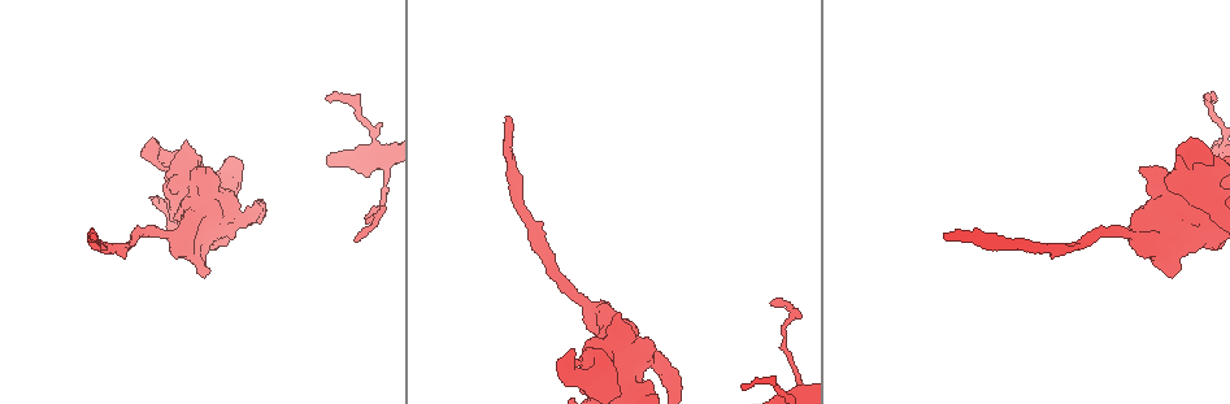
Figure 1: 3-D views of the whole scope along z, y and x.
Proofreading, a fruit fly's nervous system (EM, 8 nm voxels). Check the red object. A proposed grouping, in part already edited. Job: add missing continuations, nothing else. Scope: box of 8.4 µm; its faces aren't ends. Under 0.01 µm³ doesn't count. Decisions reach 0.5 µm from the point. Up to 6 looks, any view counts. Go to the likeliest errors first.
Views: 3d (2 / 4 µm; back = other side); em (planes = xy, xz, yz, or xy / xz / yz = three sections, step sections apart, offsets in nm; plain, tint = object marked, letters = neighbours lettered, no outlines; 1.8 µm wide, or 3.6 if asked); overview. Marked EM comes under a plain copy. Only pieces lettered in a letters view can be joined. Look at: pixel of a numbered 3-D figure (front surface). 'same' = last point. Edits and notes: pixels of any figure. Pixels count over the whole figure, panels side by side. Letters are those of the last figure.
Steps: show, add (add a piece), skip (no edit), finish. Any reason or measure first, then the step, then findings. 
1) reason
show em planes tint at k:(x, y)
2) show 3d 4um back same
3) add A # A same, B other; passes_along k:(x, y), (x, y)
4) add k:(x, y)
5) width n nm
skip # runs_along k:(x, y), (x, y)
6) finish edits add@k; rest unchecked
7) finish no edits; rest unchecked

end of a long branch
show em yz step 8 letters at 1:(944, 236)

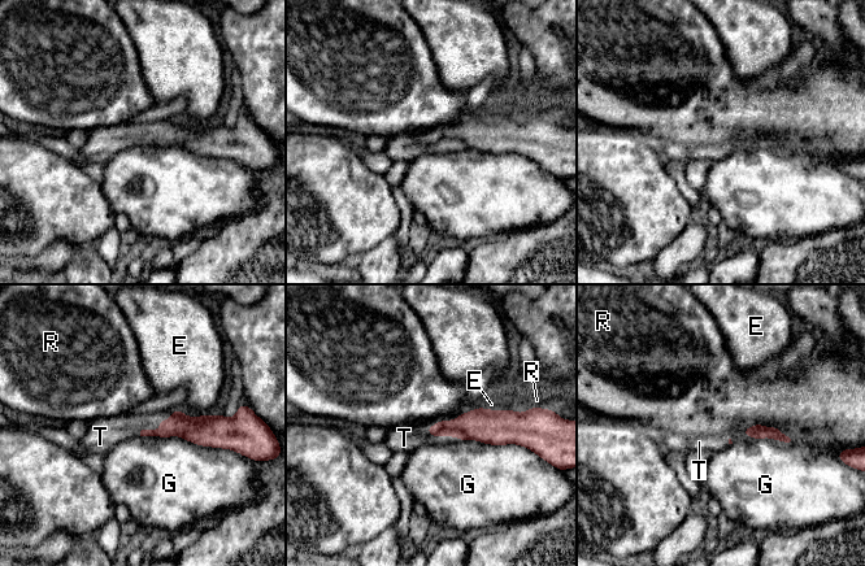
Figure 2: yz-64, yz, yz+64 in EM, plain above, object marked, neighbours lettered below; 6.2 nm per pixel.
show em planes letters same

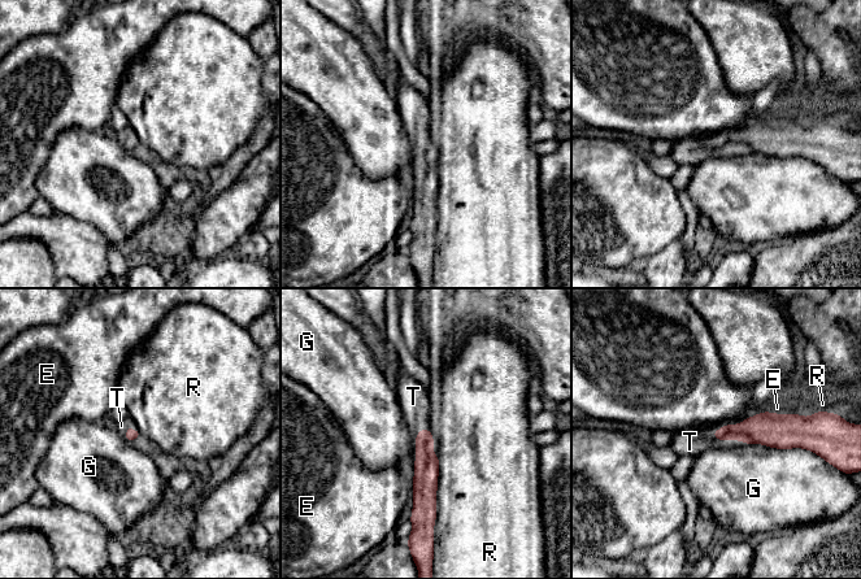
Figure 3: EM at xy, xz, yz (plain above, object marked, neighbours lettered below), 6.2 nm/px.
longest_contact R 440 nm
add T # E other, G other, R other, T same; passes_along 3:(766, 429), (727, 439), (690, 442); it goes on there

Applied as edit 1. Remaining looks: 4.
calibre changes
show 3d 4um at 1:(201, 213)

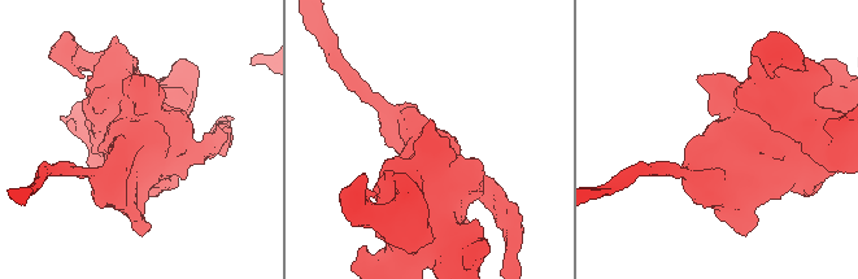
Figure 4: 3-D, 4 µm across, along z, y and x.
shape alone is not enough
show em 3.6um planes letters at 4:(132, 139)

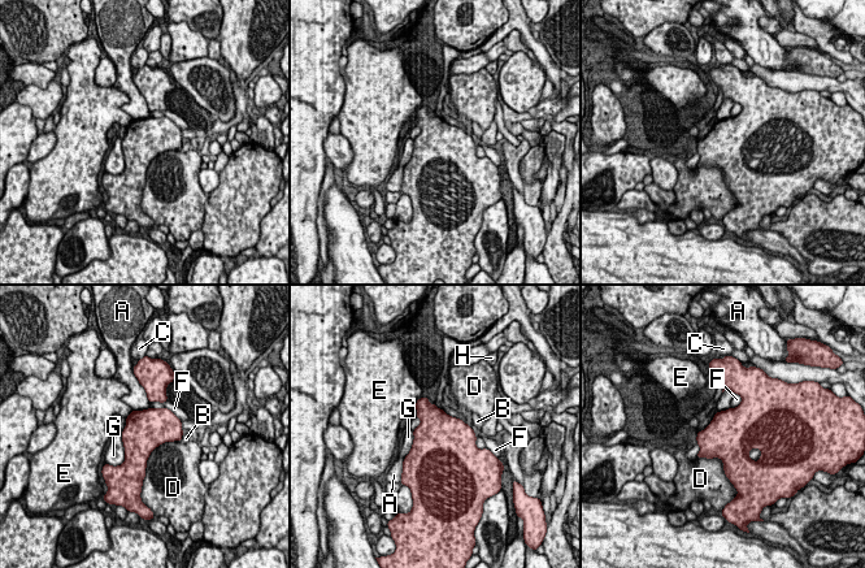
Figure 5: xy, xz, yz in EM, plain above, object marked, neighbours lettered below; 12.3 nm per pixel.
skip # A other, B other, C other, D other, E other, F other, G other, H other; border 5:(181, 439), (160, 443), (144, 475); no lettered piece goes on from it

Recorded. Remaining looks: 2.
tapers out
show em xz step 16 letters at 1:(1216, 98)

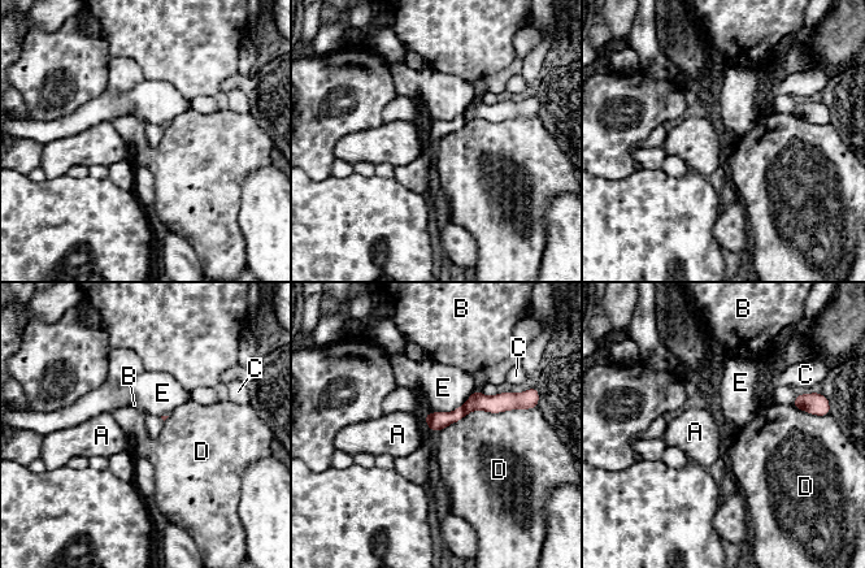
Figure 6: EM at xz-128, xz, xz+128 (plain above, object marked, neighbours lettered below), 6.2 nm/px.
cut it another way
show em planes letters same

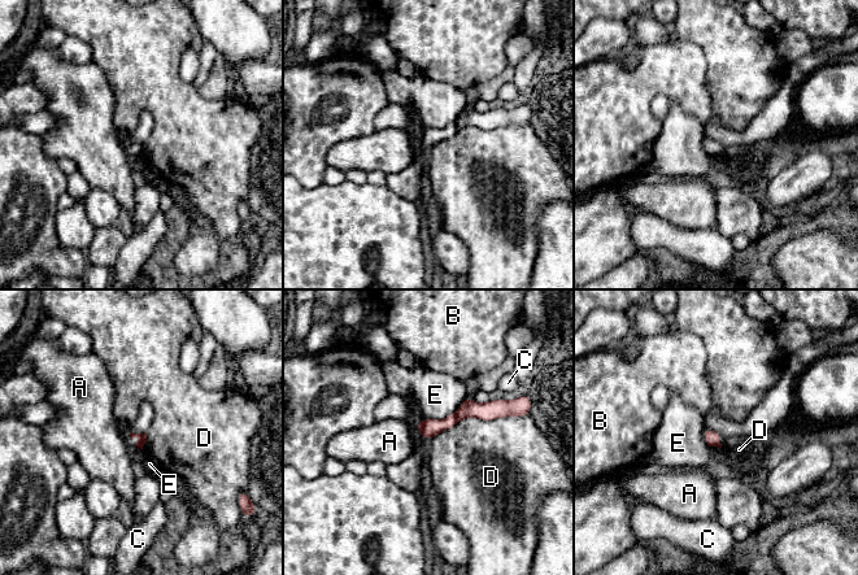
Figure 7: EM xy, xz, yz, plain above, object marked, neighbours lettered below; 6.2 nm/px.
skip # A other, B other, C other, D other, E other; runs_along 7:(501, 408), (419, 426); no lettered piece goes on from it

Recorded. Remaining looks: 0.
finish edits add@3; rest unchecked

